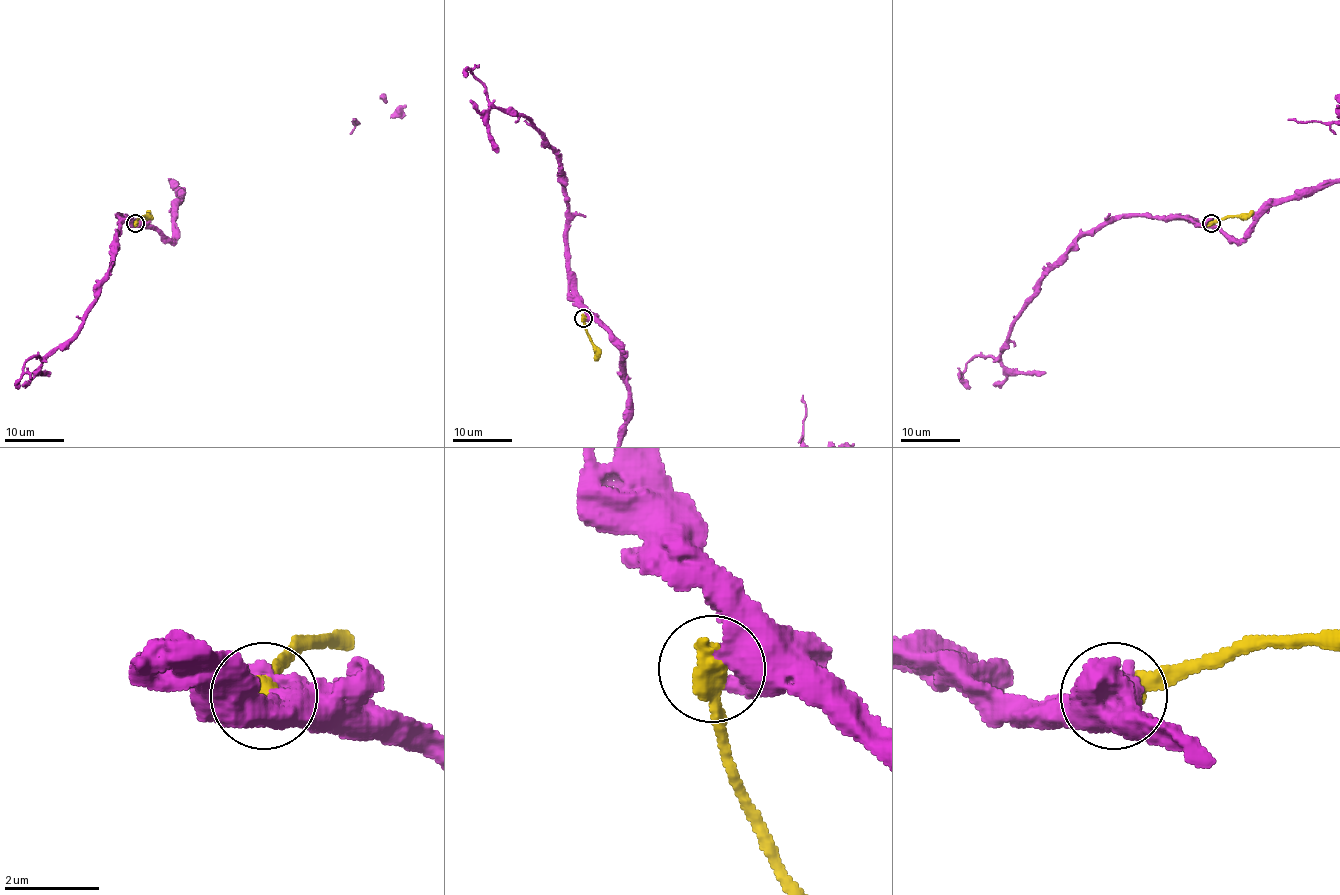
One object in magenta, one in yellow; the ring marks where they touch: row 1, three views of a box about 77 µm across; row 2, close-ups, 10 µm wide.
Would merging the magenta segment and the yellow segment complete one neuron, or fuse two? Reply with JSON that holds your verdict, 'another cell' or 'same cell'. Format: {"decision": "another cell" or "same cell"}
{"decision": "another cell"}

